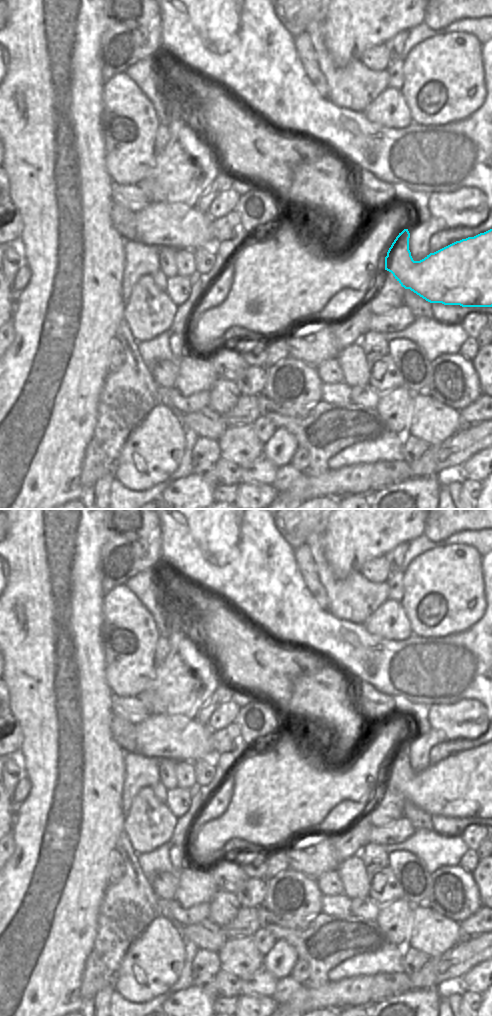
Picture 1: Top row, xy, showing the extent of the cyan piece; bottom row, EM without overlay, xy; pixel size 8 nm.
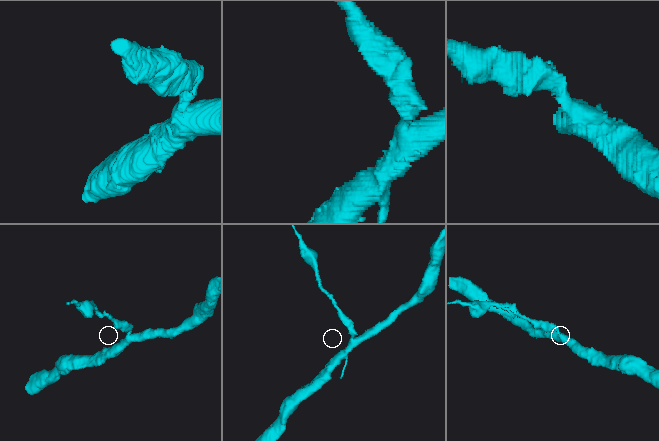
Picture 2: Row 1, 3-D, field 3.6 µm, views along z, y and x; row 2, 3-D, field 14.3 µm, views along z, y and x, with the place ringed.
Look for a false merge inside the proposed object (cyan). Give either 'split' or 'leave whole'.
leave whole

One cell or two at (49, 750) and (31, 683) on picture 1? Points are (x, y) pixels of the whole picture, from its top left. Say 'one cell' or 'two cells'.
one cell

